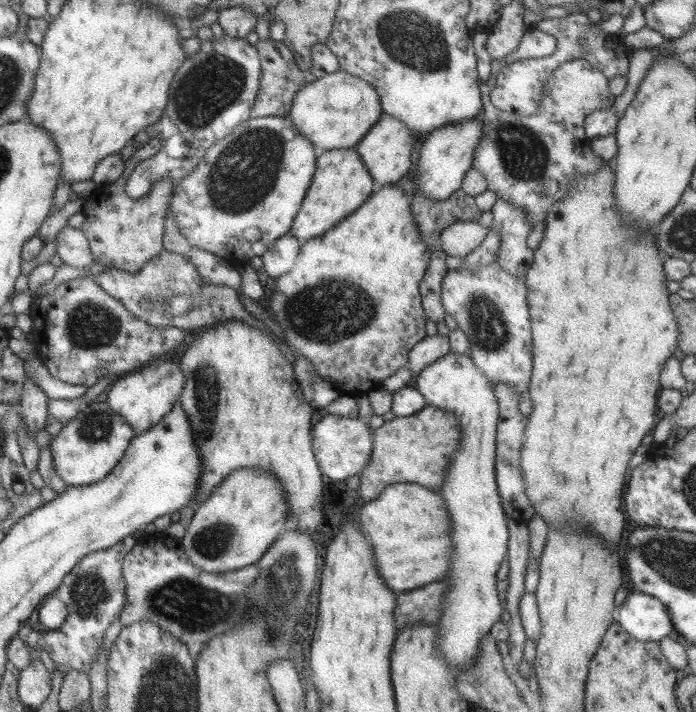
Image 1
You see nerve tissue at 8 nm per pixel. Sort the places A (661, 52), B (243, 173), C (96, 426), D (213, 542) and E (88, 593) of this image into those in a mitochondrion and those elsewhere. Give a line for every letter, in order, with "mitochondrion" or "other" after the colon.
A: other
B: mitochondrion
C: mitochondrion
D: mitochondrion
E: mitochondrion

